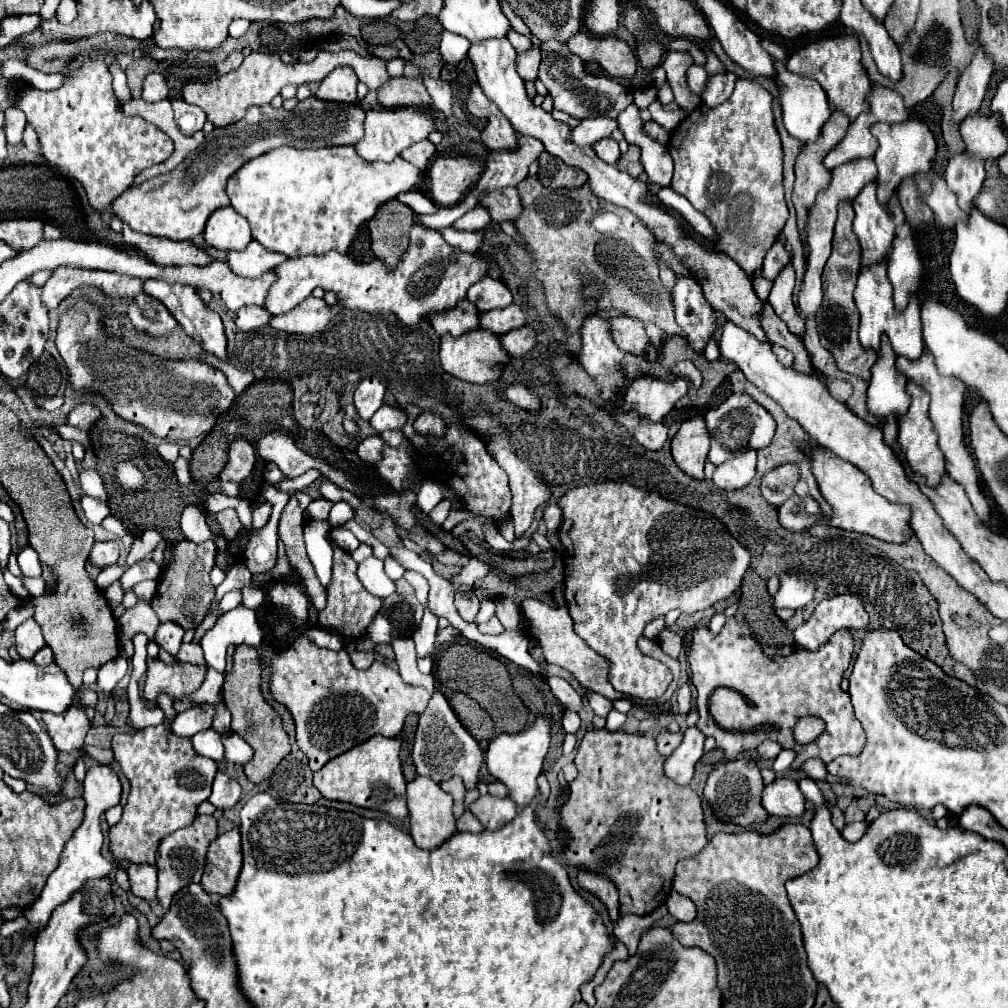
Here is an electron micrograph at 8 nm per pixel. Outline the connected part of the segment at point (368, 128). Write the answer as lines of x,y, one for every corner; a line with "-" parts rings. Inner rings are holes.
371,108
365,116
365,134
359,142
355,142
355,152
365,160
383,160
389,162
401,154
401,150
411,144
425,140
433,132
433,118
429,110
413,110
413,108

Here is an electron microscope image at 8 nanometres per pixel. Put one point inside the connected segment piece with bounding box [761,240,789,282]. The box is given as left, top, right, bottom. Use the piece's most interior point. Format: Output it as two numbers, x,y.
776,259

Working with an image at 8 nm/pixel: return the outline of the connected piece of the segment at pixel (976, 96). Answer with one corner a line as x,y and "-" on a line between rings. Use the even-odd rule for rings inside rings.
979,48
957,82
957,92
953,98
953,122
959,124
969,116
969,112
979,110
991,74
993,74
993,58
983,48

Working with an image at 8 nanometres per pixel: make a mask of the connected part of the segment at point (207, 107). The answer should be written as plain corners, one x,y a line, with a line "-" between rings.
319,50
317,58
313,62
299,60
295,64
285,64
275,54
269,56
269,54
263,54
263,52
251,52
249,56
245,56
243,64
237,70
231,70
225,76
215,78
215,80
188,82
181,90
181,94
183,94
183,100
187,104
197,104
199,108
203,108
205,114
207,114
207,120
213,126
223,128
223,126
229,126
229,124
241,120
245,116
245,110
251,104
253,106
269,104
271,98
277,96
285,84
301,86
301,84
321,82
337,66
351,66
355,70
355,74
359,76
359,80
369,86
369,90
377,90
377,88
381,88
383,84
387,84
391,80
391,76
385,70
383,60
379,60
375,56
359,56
359,54
349,52
349,50
343,50
343,52
337,52
337,54

